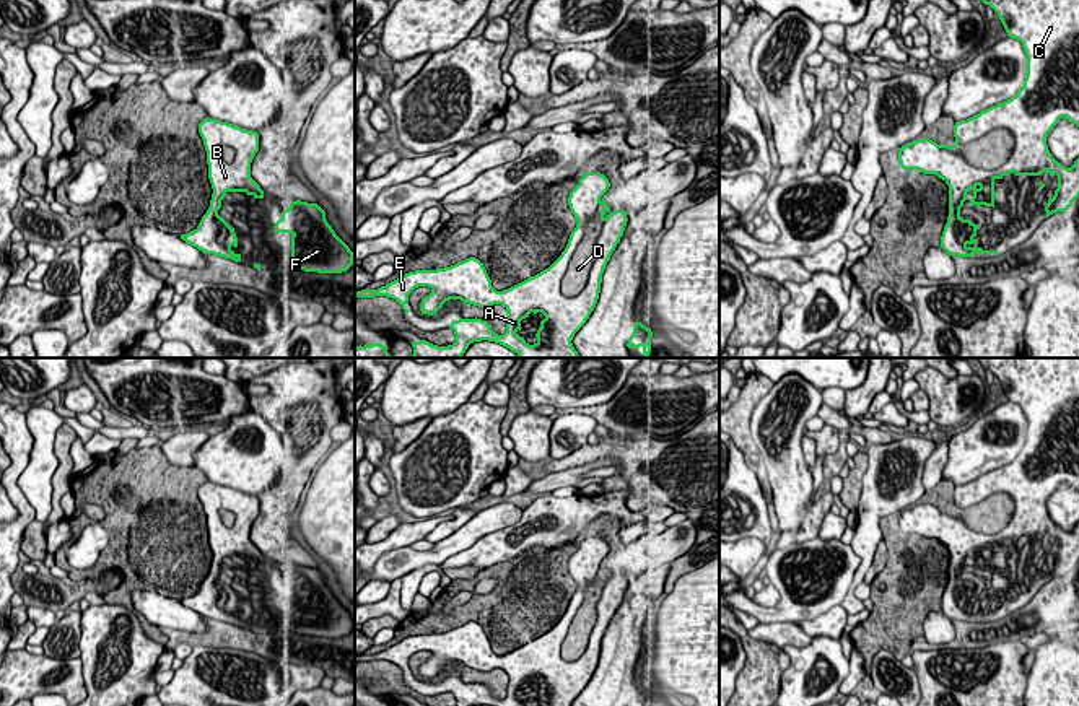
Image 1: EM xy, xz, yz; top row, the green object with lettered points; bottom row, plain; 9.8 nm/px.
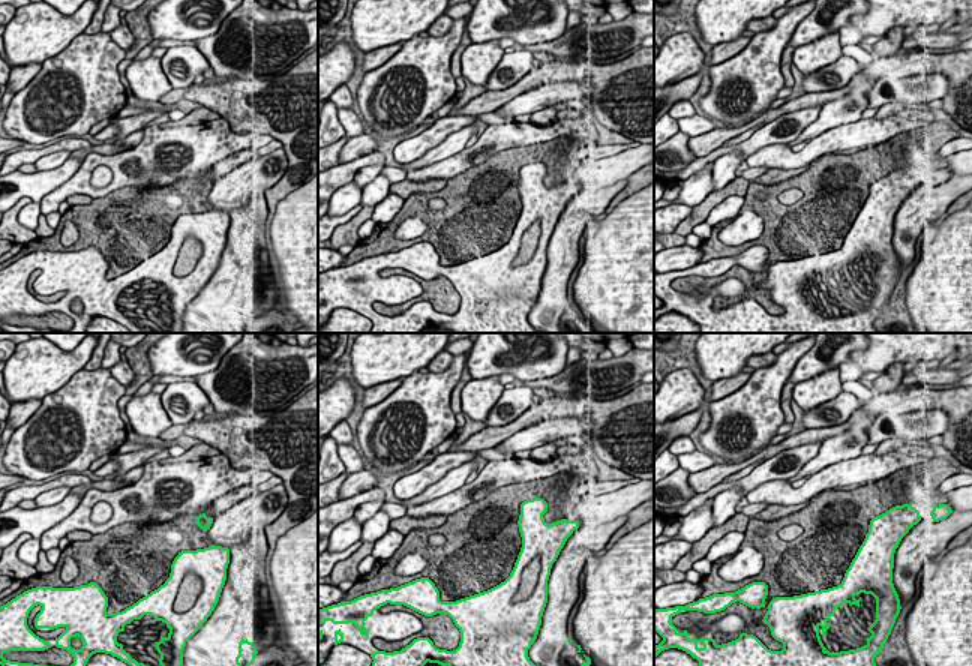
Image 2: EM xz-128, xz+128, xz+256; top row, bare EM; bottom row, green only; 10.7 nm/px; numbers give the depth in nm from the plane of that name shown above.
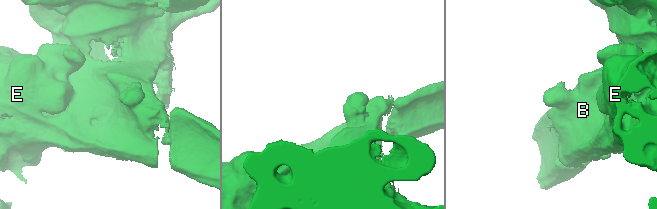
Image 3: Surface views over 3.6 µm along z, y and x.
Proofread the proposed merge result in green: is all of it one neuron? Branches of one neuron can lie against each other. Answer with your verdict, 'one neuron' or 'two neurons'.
two neurons

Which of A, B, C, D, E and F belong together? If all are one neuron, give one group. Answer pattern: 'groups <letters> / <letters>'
groups A B C E F / D

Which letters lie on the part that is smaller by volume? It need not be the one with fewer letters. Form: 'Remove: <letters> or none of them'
Remove: D

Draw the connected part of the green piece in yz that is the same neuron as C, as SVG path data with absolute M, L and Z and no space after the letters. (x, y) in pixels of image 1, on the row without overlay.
M976 358L985 369L989 369L999 381L1006 397L1009 402L1014 402L1022 407L1022 412L1027 420L1027 439L1024 444L1024 451L1017 455L1011 464L991 470L980 478L955 486L954 501L959 509L970 509L980 501L986 499L994 493L1011 495L1014 499L1014 516L1011 522L996 534L980 534L970 530L960 516L949 516L941 512L936 506L929 503L918 503L911 508L898 512L898 525L903 534L918 534L924 538L936 538L949 550L949 581L941 600L941 612L952 621L973 621L975 618L996 618L998 615L983 615L976 612L976 595L978 589L970 584L963 584L960 581L960 573L967 564L967 556L972 553L973 561L970 564L972 569L985 569L994 573L994 545L1003 543L1014 537L1016 540L1042 540L1045 535L1050 540L1058 540L1058 553L1055 560L1048 564L1045 576L1046 582L1056 576L1066 576L1072 566L1079 561L1079 522L1074 525L1071 532L1058 527L1046 509L1046 501L1058 488L1061 482L1066 482L1069 486L1079 491L1079 358Z

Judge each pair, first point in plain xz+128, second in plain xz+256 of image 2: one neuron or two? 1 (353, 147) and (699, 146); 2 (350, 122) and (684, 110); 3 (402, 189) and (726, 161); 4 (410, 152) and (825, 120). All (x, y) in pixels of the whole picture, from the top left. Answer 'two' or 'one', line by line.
1: one
2: two
3: one
4: two

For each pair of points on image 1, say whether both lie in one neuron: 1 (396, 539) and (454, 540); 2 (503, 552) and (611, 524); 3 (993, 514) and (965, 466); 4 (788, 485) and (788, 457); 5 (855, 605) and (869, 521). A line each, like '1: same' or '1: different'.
1: different
2: different
3: different
4: same
5: same

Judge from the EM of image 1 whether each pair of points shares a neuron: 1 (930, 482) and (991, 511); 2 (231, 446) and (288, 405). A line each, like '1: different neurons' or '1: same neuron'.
1: different neurons
2: different neurons

